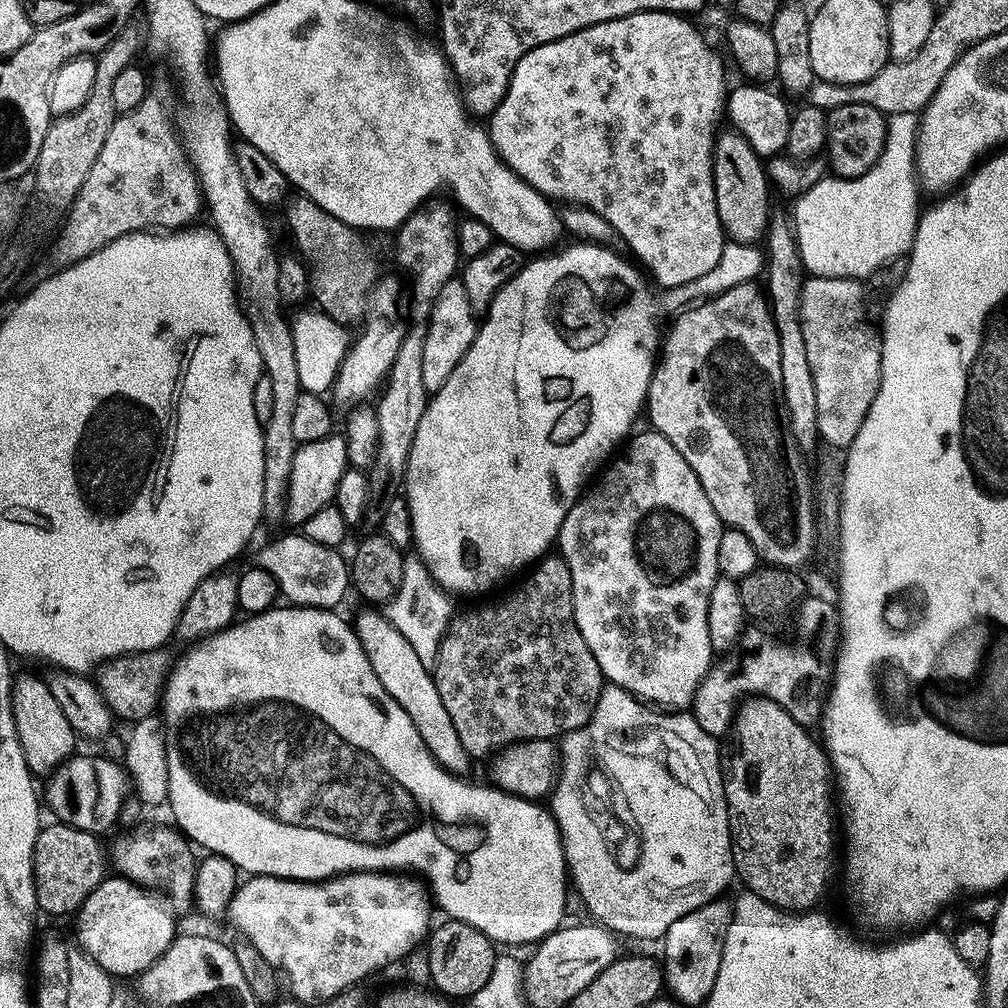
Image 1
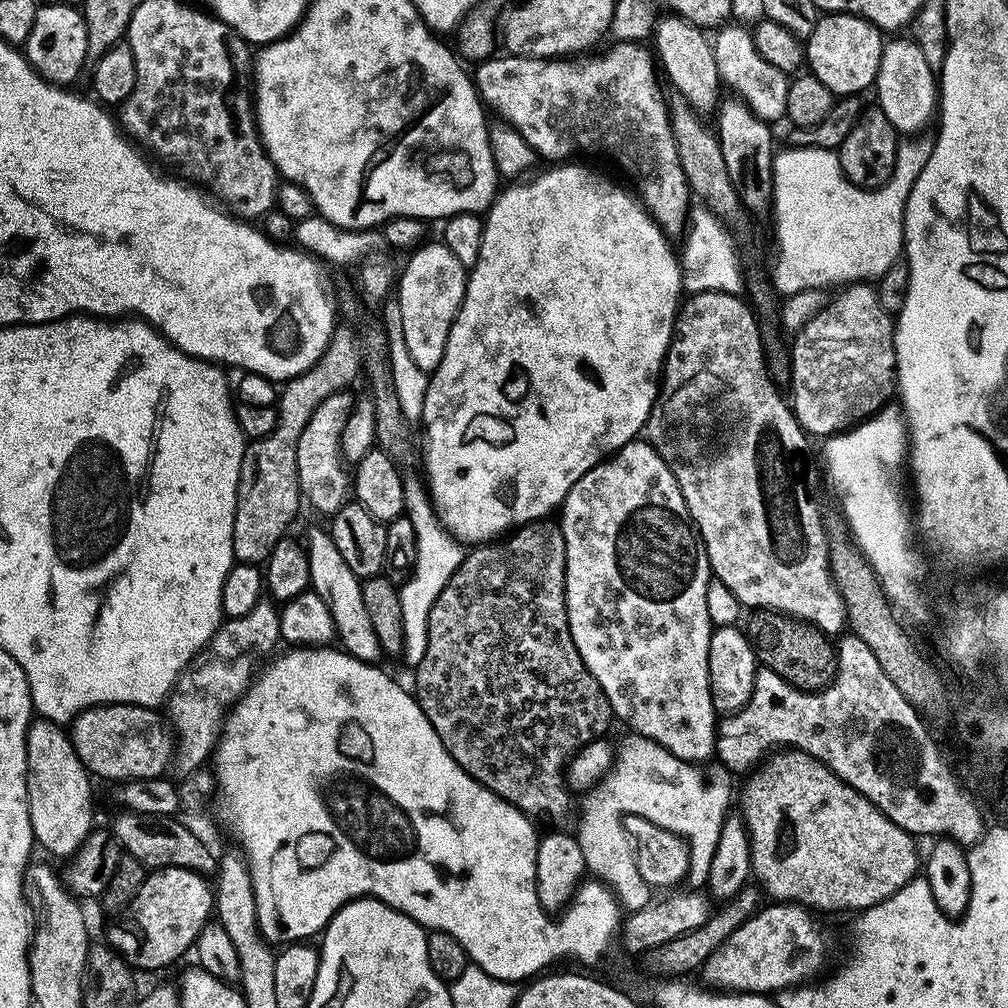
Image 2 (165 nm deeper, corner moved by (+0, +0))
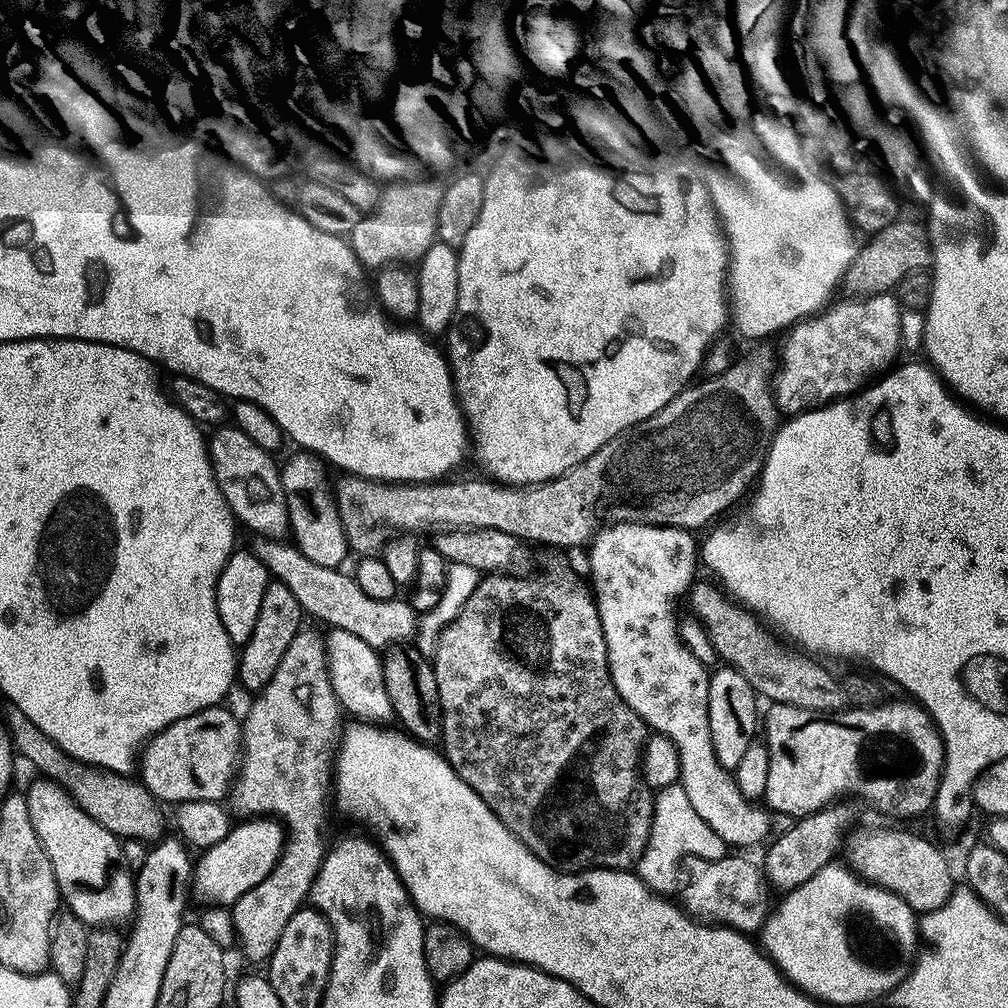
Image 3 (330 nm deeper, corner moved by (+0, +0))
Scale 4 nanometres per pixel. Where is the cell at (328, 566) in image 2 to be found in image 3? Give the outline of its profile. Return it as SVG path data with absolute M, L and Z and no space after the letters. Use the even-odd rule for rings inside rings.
M220 426L213 432L216 433L212 436L210 434L207 439L208 456L211 458L214 478L226 498L228 509L232 512L233 517L243 527L245 524L257 537L287 537L290 532L288 527L289 497L286 495L282 482L280 481L280 468L278 464L272 461L275 460L273 453L262 450L262 446L250 442L250 438L246 438L246 434L242 434L242 430L235 426Z

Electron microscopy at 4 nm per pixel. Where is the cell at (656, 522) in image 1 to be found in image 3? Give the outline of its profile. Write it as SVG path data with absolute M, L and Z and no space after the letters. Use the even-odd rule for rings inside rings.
M622 524L601 527L587 545L588 568L592 571L591 591L602 622L602 634L608 651L608 669L618 694L642 718L657 736L665 736L678 750L680 759L679 787L686 790L694 814L702 818L725 845L736 850L748 850L751 844L763 845L769 839L768 816L763 807L754 806L736 785L736 777L723 768L714 754L714 742L710 742L710 718L708 717L709 673L696 660L691 650L681 643L676 618L676 599L687 597L697 579L698 540L686 528L666 528L663 524Z

